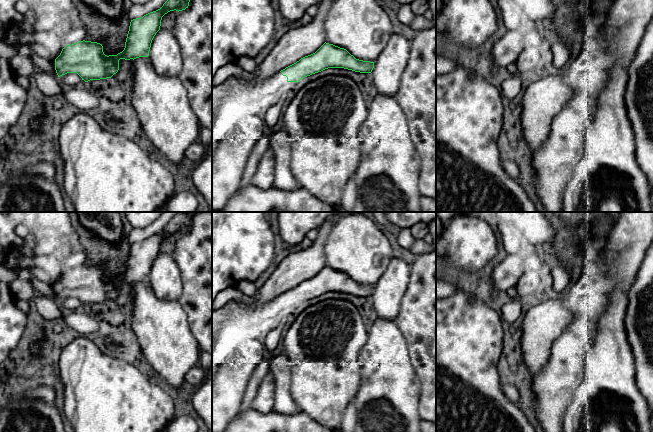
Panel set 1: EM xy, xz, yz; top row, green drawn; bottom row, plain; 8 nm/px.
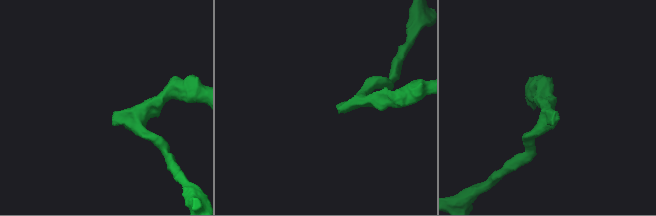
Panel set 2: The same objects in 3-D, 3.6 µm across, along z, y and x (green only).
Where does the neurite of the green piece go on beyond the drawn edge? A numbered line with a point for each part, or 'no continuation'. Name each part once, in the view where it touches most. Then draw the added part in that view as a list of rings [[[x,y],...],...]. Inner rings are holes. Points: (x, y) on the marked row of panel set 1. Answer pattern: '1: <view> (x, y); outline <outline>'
1: xz (231, 87); outline [[[281,72],[255,84],[247,84],[242,80],[230,77],[223,83],[212,87],[212,116],[233,96],[239,96],[245,92],[275,92],[286,83],[287,77],[283,76]]]

